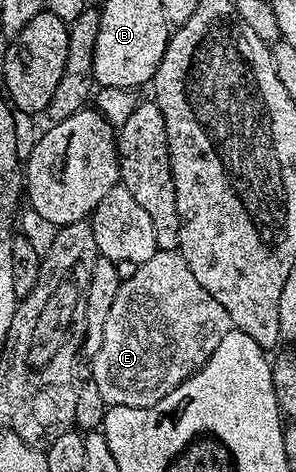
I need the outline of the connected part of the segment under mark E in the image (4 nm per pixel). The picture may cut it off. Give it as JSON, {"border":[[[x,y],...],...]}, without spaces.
{"border":[[[159,250],[157,254],[152,256],[152,260],[144,260],[138,263],[136,272],[128,280],[122,281],[116,292],[116,300],[112,300],[112,309],[108,311],[108,320],[104,320],[102,339],[96,343],[95,350],[98,351],[95,352],[94,363],[90,366],[91,372],[94,373],[94,386],[98,389],[99,396],[106,401],[107,407],[144,408],[156,404],[160,400],[164,400],[164,396],[168,396],[168,392],[176,389],[182,381],[202,369],[202,366],[212,356],[212,352],[216,352],[216,348],[220,348],[220,340],[224,340],[224,336],[228,336],[231,328],[228,312],[224,312],[222,305],[212,296],[212,292],[208,292],[208,288],[204,288],[204,284],[200,284],[200,280],[196,280],[196,276],[192,276],[192,268],[188,268],[188,264],[182,259],[181,253],[173,250]]]}

